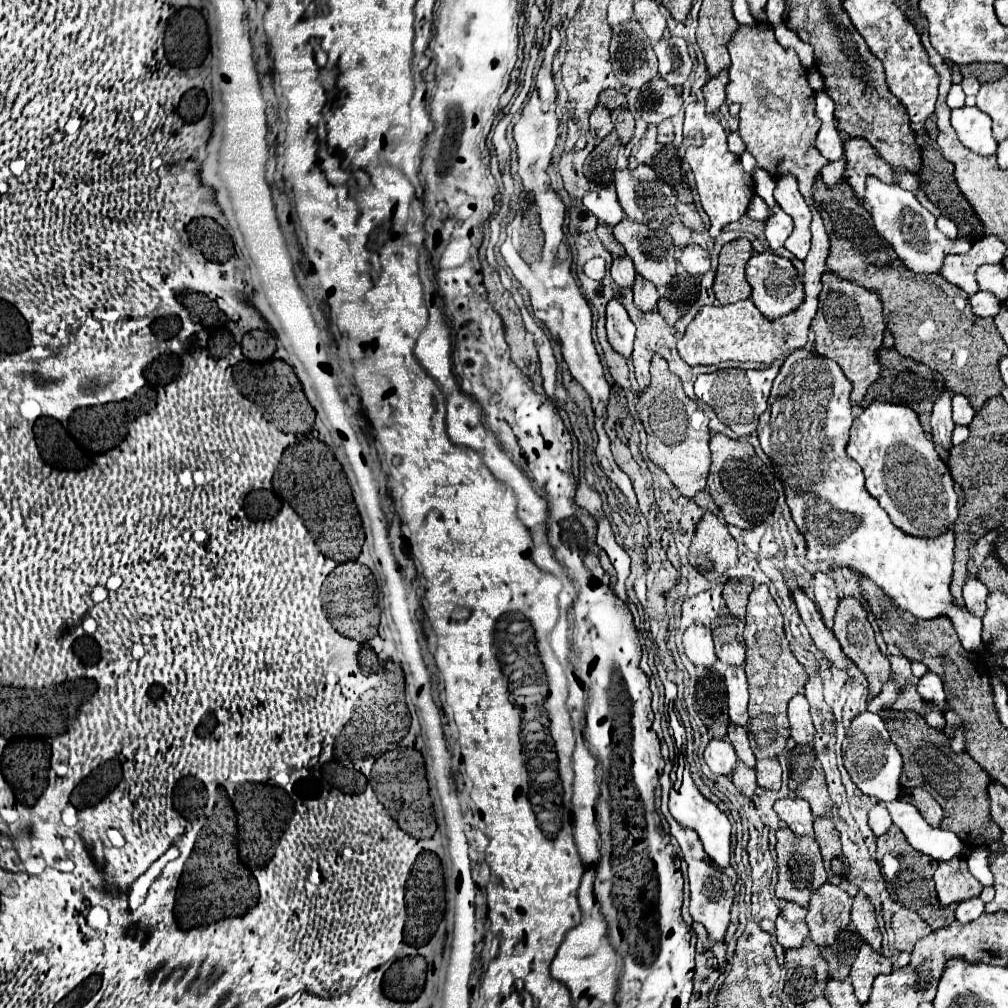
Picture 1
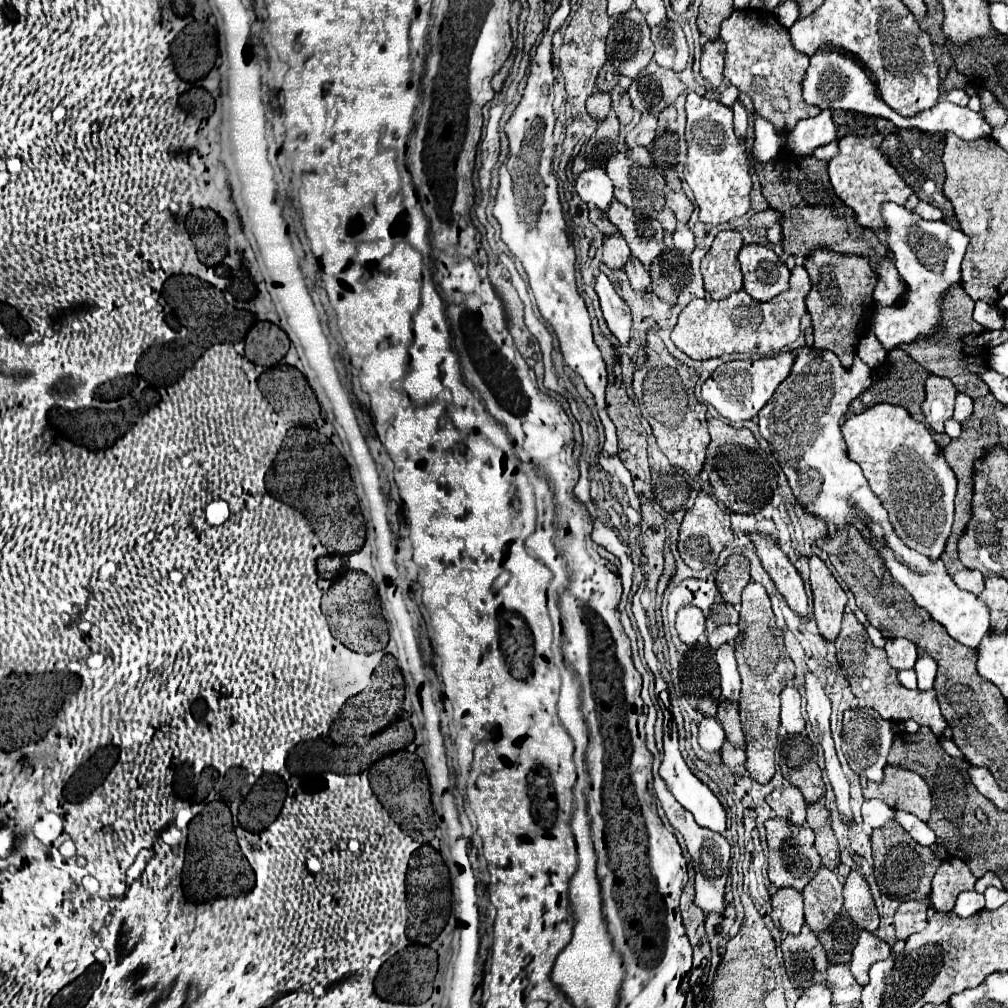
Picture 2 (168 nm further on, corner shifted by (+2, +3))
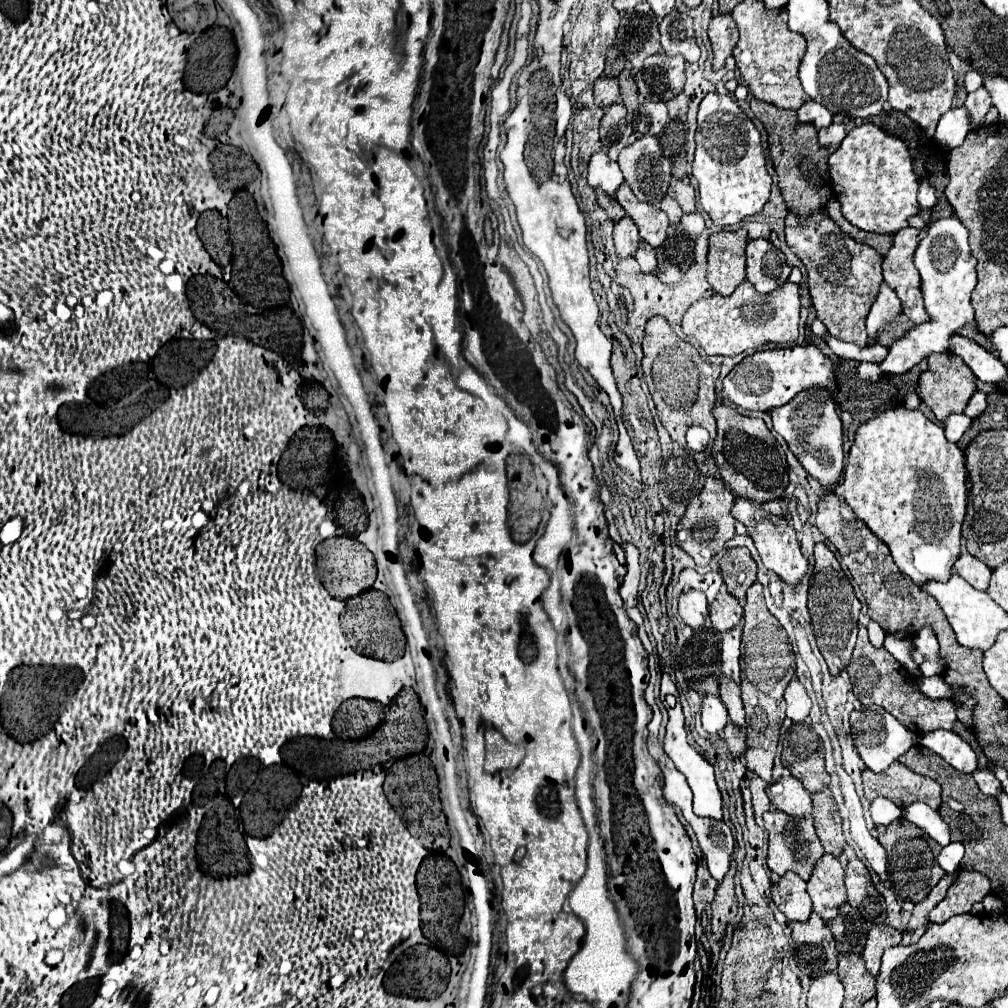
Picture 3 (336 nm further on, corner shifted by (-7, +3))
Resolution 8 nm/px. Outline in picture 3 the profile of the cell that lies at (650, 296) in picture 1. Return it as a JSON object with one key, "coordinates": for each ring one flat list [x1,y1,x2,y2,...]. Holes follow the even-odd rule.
{"coordinates":[[639,242,639,248,637,248,635,258,637,258,643,274,653,274,653,272,655,272,655,268,657,268,657,258,655,258,655,250,653,250,649,244]]}

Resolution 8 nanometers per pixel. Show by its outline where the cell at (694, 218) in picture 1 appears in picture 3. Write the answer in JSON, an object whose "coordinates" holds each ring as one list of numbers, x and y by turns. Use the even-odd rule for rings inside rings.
{"coordinates":[[671,180,667,194,679,202,679,206,681,206,683,212,687,212,687,214,695,212,697,196,695,196,693,186,687,180]]}

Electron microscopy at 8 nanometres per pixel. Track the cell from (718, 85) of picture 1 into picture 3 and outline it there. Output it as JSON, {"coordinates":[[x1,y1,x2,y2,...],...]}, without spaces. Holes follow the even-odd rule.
{"coordinates":[[719,14,719,16,711,18,709,40,711,40,711,48,713,48,713,70,721,70,739,40,731,14,729,16]]}

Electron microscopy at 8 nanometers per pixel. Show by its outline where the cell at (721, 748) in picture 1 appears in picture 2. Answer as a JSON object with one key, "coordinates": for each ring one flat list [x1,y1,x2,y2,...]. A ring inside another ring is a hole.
{"coordinates":[[712,716,702,718,702,722,698,724,698,742,704,750,708,752,718,752,722,742,724,742,724,730,720,726,720,722]]}

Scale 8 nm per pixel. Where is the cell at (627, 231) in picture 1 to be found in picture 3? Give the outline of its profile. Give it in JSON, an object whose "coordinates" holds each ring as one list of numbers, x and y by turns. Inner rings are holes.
{"coordinates":[[623,182,621,188,615,194,617,202,623,206,625,214,635,222,635,226,639,228,639,236,643,242,651,244,651,248,659,248,665,238,667,238,667,214,661,212,659,208,639,202,635,198,635,194,631,192,631,188,627,188,627,184]]}

